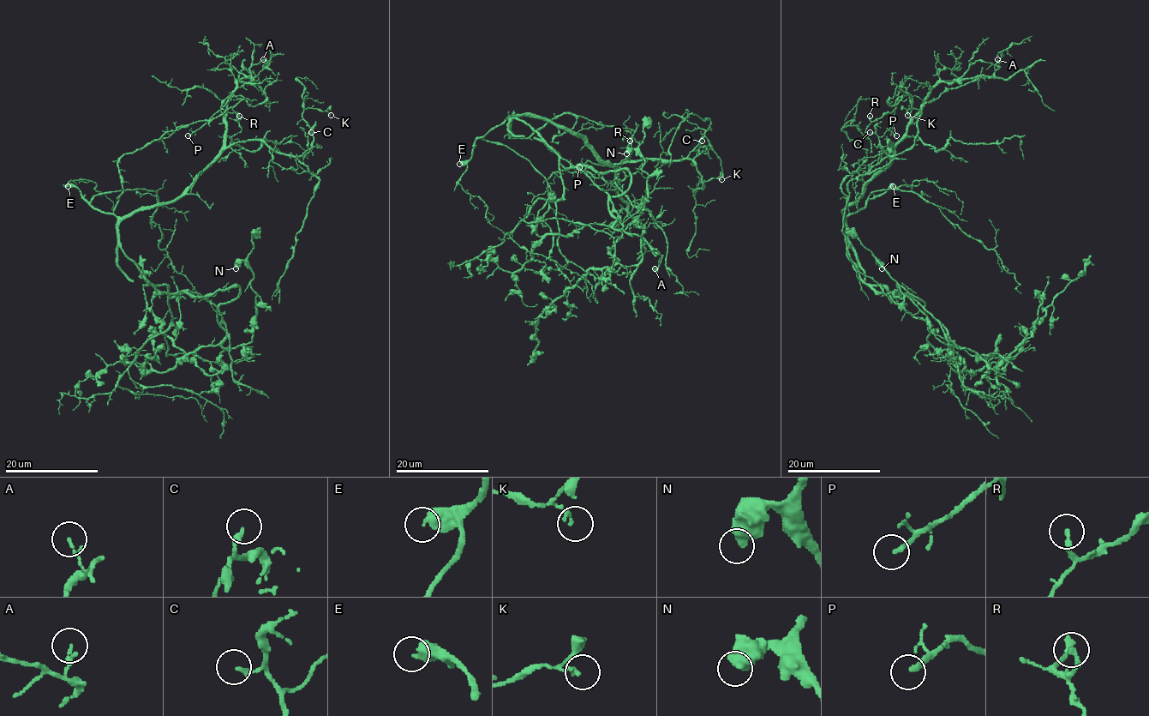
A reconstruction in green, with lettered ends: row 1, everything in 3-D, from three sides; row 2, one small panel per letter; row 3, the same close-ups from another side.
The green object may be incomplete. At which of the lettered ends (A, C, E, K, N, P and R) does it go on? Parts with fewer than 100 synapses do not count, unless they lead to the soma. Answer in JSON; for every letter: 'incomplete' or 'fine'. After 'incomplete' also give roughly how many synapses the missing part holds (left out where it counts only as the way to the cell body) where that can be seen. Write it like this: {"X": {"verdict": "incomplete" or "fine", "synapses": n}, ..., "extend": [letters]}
{"A": {"verdict": "fine"}, "C": {"verdict": "fine"}, "E": {"verdict": "incomplete"}, "K": {"verdict": "fine"}, "N": {"verdict": "fine"}, "P": {"verdict": "fine"}, "R": {"verdict": "fine"}, "extend": ["E"]}

